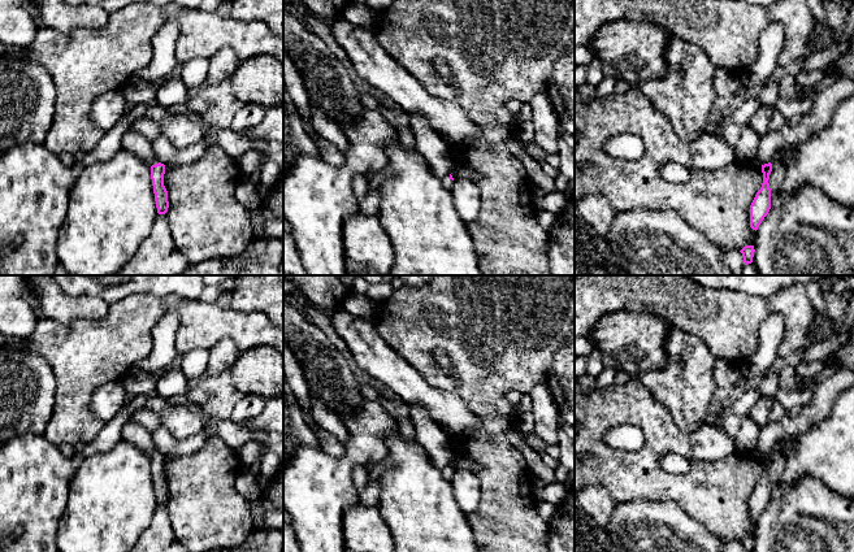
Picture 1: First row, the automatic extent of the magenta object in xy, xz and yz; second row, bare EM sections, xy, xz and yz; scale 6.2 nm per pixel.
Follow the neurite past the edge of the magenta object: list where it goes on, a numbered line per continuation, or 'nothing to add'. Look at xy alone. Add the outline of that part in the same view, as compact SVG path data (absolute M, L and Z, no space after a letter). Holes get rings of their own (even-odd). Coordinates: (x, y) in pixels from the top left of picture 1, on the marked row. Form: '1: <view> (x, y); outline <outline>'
nothing to add

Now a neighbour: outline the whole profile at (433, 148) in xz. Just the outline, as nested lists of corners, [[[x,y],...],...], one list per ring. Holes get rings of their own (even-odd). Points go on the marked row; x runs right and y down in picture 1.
[[[419,113],[409,114],[409,126],[416,139],[415,149],[424,157],[430,173],[441,179],[451,174],[455,162],[442,136]]]

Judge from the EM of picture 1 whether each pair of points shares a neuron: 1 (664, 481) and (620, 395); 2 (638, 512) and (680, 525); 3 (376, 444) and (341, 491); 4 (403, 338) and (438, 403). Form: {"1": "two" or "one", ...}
{"1": "one", "2": "one", "3": "one", "4": "two"}

